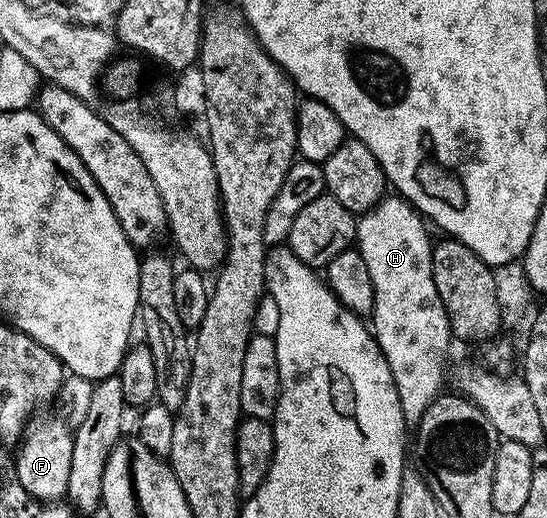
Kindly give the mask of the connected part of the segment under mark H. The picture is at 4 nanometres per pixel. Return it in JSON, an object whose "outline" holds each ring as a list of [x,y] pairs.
{"outline":[[[385,196],[368,213],[359,215],[356,223],[355,245],[362,260],[366,260],[366,268],[370,268],[370,280],[374,280],[374,308],[370,315],[370,329],[386,356],[386,364],[390,364],[394,388],[398,388],[398,400],[402,404],[404,421],[412,428],[420,425],[426,410],[445,389],[444,373],[448,370],[448,345],[454,342],[442,296],[438,296],[438,288],[434,288],[434,238],[428,235],[428,230],[430,231],[429,223],[420,211],[399,196]]]}

